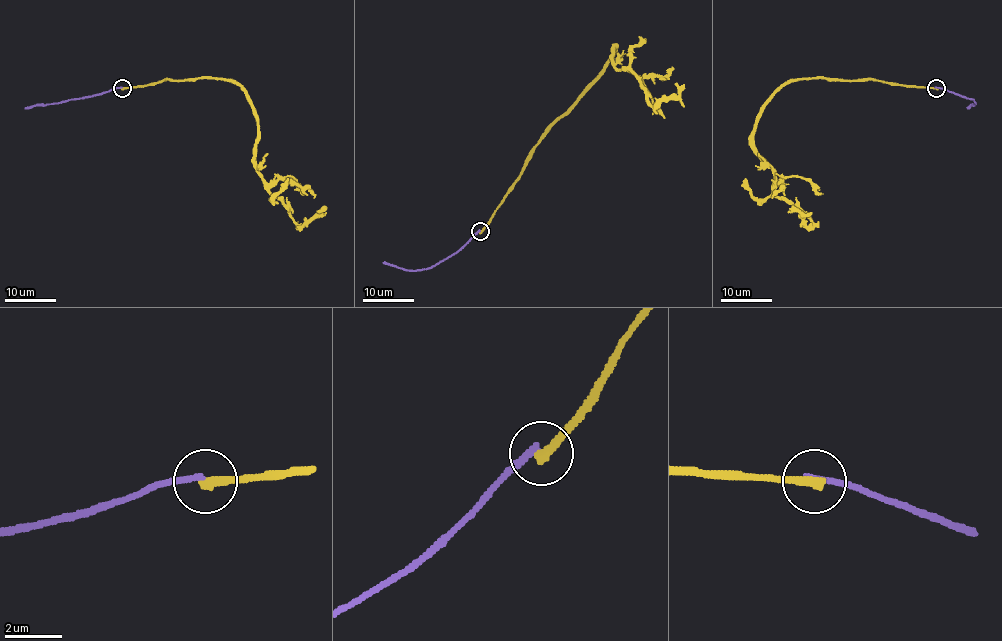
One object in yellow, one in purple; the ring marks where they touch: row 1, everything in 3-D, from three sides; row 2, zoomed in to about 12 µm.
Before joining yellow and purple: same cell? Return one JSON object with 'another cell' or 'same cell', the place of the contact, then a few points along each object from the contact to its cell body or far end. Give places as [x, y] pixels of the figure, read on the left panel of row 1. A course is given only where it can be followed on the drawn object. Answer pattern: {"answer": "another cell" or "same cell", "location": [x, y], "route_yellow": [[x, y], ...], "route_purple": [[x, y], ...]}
{"answer": "another cell", "location": [122, 88], "route_yellow": [[122, 88], [162, 80], [234, 80], [257, 118], [256, 168], [263, 185], [304, 226], [326, 208]], "route_purple": [[122, 88], [25, 108]]}

